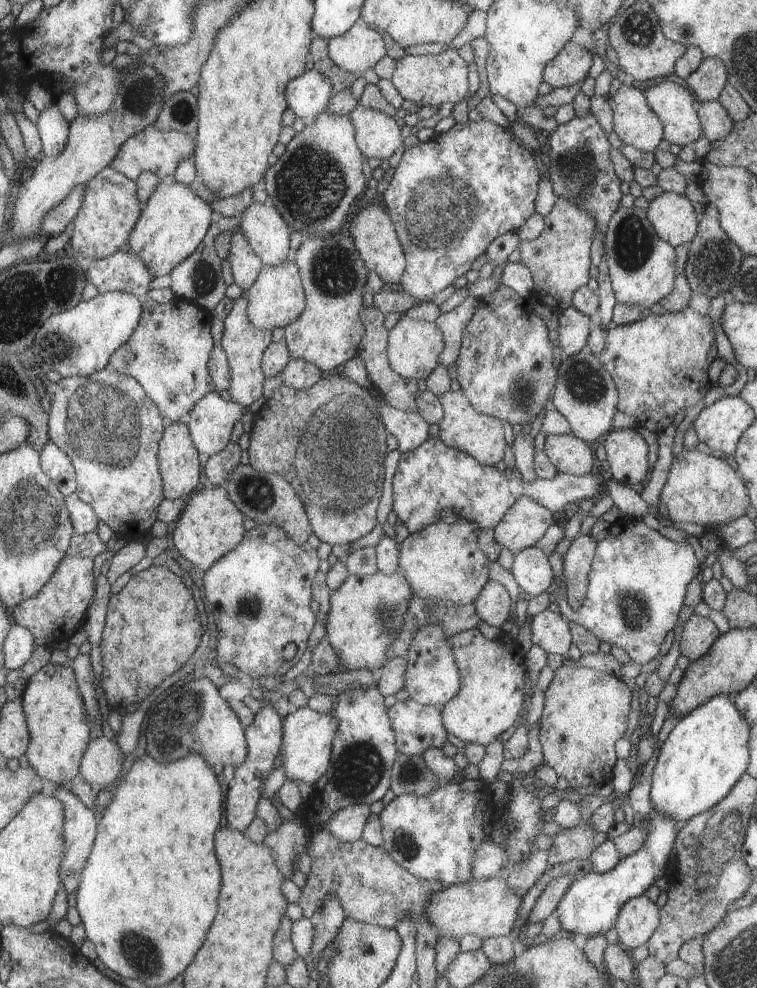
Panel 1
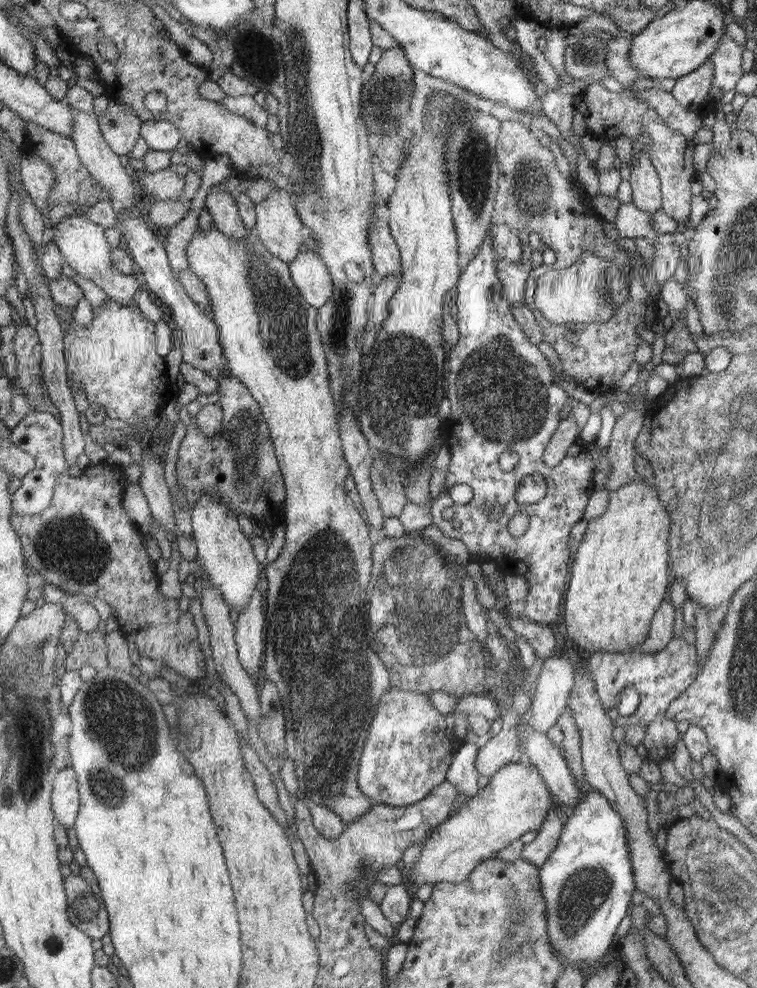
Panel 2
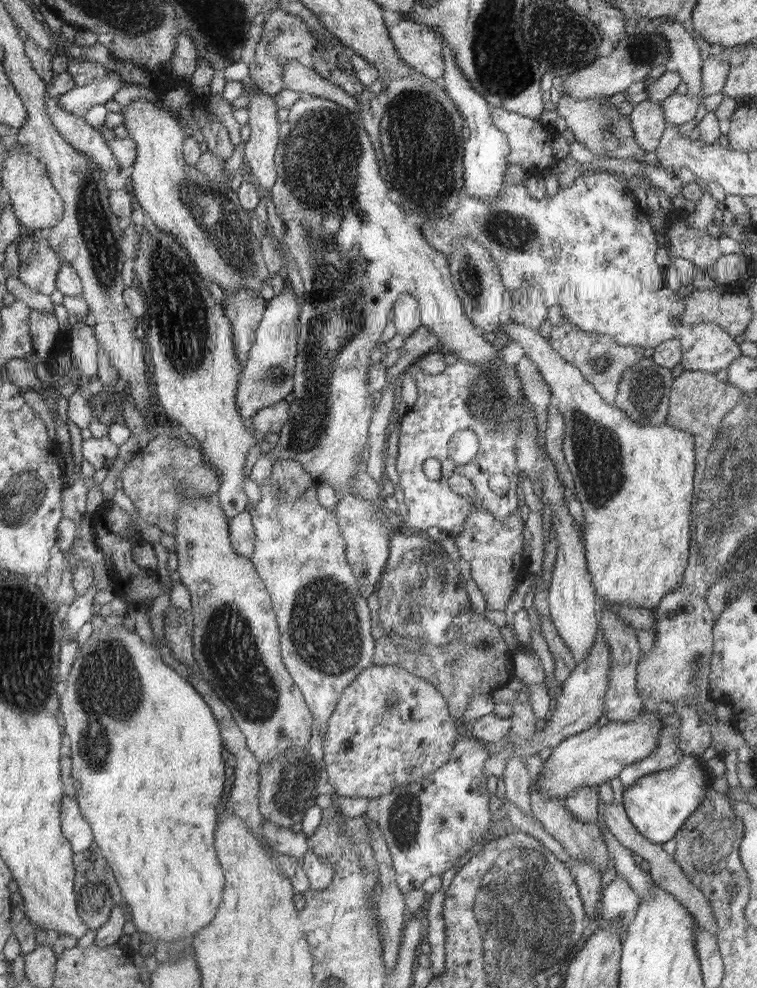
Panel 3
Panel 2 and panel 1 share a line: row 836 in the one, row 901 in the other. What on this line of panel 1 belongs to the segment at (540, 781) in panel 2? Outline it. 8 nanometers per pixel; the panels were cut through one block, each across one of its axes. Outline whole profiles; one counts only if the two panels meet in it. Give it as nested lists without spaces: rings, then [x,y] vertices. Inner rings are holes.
[[[502,875],[489,879],[472,878],[462,884],[446,886],[444,890],[434,894],[426,910],[427,919],[439,932],[438,938],[452,937],[458,942],[466,935],[481,939],[510,935],[521,900],[522,897],[508,886]]]

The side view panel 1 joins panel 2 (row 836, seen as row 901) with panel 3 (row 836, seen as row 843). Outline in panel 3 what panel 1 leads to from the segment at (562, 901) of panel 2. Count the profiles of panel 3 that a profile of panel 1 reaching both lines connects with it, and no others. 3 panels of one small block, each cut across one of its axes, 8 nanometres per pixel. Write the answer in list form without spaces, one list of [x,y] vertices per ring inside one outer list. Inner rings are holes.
[[[684,755],[674,767],[640,777],[635,786],[624,791],[623,808],[638,832],[654,844],[672,840],[696,810],[701,808],[705,795],[712,789],[712,776],[704,772],[700,757]]]

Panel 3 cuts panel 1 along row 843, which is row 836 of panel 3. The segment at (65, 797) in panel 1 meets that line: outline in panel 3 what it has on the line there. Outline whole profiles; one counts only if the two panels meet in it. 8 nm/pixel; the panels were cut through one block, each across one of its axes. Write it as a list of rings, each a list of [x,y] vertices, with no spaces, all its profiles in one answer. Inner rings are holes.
[[[65,797],[60,808],[63,833],[71,841],[76,854],[86,852],[95,841],[92,827],[84,819],[83,810],[80,808],[78,800],[72,797]]]

